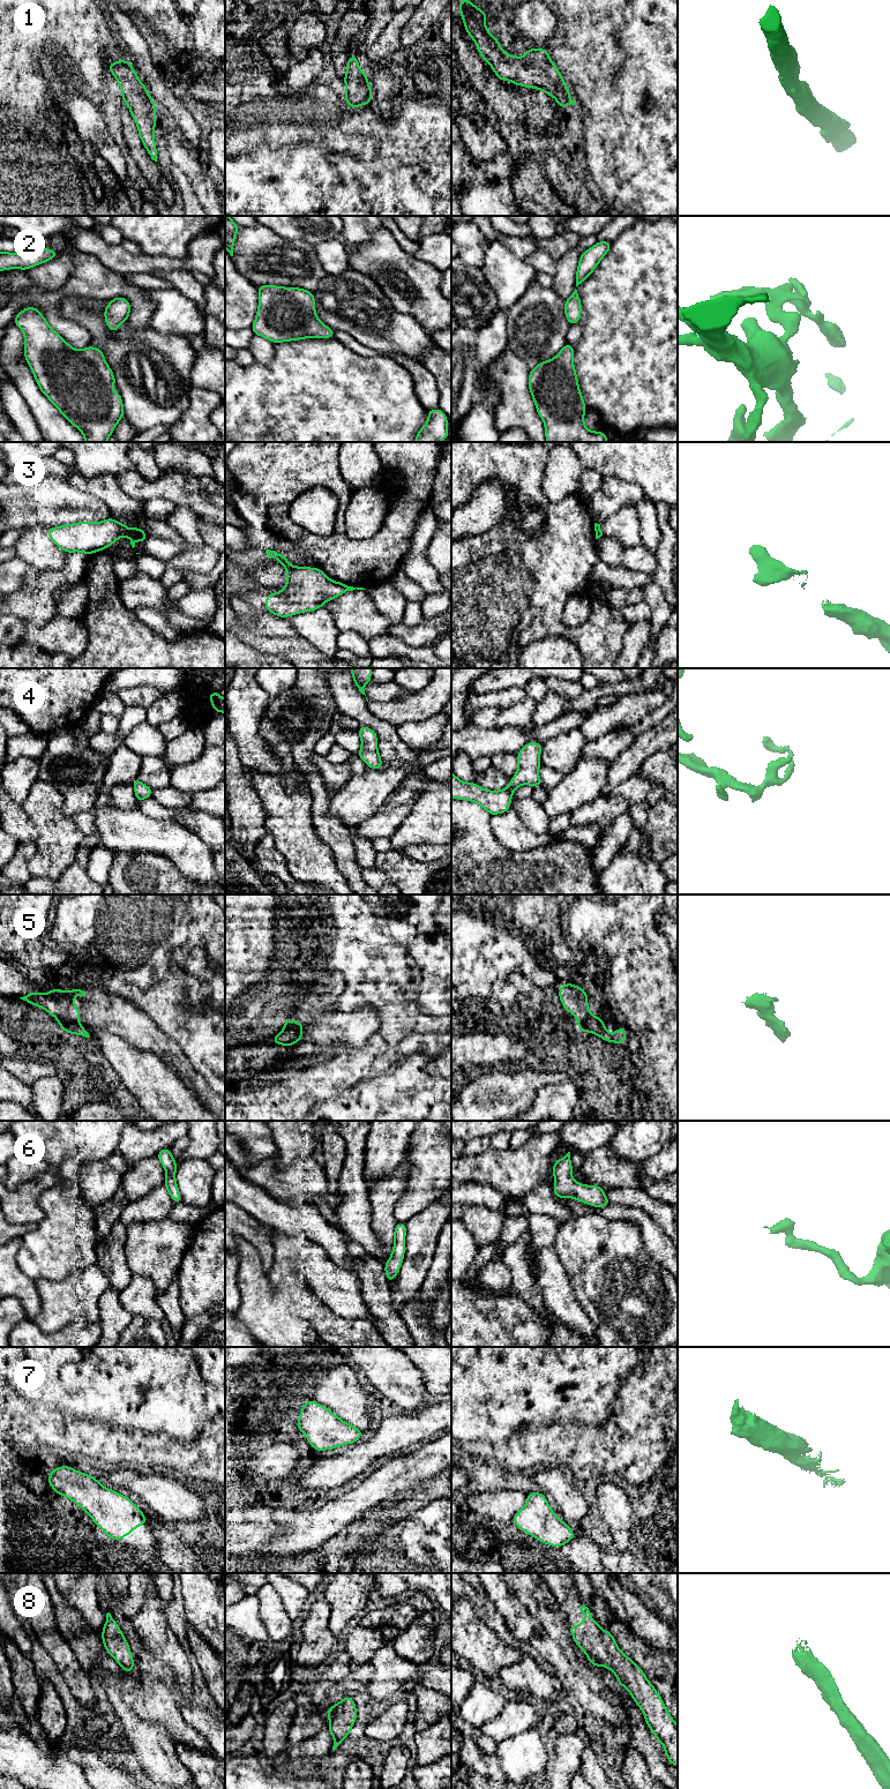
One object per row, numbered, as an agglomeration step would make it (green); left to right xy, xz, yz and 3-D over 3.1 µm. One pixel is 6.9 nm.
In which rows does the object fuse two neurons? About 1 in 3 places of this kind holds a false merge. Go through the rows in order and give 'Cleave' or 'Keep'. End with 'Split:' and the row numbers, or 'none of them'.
1: Keep
2: Keep
3: Cleave
4: Keep
5: Cleave
6: Keep
7: Keep
8: Keep
Split: 3, 5

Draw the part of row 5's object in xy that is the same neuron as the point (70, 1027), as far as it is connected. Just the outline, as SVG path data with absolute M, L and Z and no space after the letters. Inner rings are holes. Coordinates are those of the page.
M70 1019L58 1020L60 1028L66 1031L68 1034L77 1034L85 1038L90 1038L89 1033L85 1031L83 1025L74 1023Z

